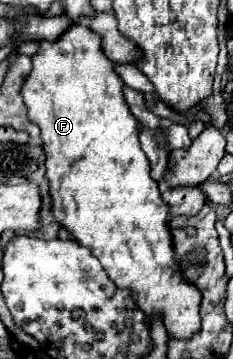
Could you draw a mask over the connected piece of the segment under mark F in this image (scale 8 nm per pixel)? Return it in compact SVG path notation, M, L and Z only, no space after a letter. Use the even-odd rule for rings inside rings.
M72 24L56 42L40 42L40 52L32 58L34 68L22 86L28 118L40 126L44 142L52 214L80 244L98 256L118 288L130 288L134 292L138 308L148 320L162 314L170 338L192 338L200 330L200 292L182 278L172 262L174 248L168 228L168 204L162 200L158 184L150 178L150 162L138 142L136 118L124 102L124 82L114 72L114 64L104 56L100 42L100 36L84 24Z

